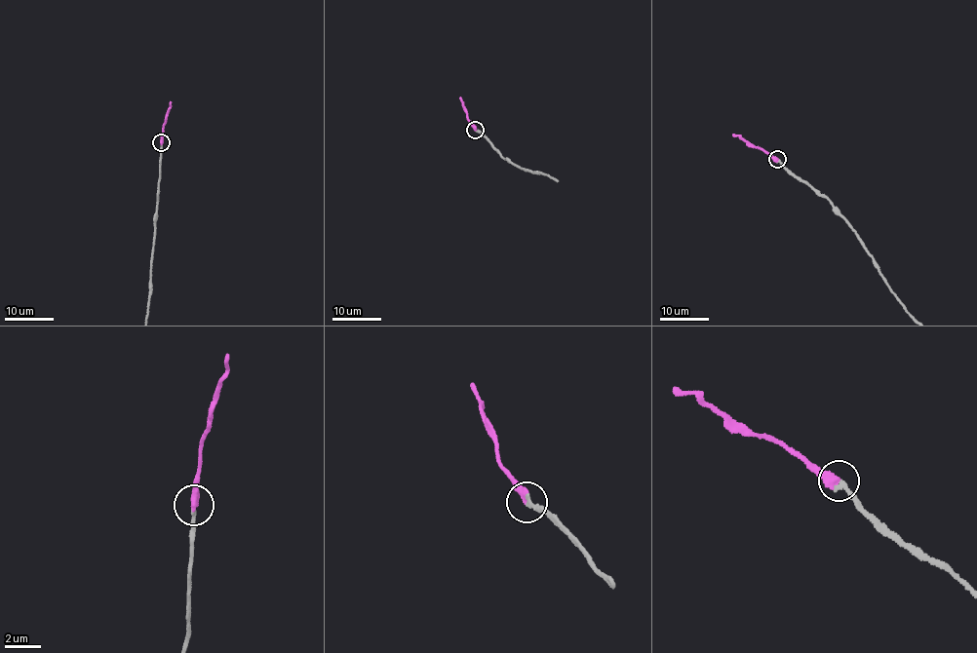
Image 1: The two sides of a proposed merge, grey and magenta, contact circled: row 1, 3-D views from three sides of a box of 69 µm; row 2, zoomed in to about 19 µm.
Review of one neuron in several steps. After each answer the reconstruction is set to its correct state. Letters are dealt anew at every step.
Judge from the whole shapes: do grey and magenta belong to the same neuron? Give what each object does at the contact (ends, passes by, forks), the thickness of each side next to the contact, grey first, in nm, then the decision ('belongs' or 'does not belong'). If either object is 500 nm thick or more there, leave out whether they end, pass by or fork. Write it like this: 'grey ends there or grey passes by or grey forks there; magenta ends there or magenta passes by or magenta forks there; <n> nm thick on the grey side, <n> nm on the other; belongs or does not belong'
grey ends there; magenta ends there; 240 nm thick on the grey side, 440 nm on the other; belongs

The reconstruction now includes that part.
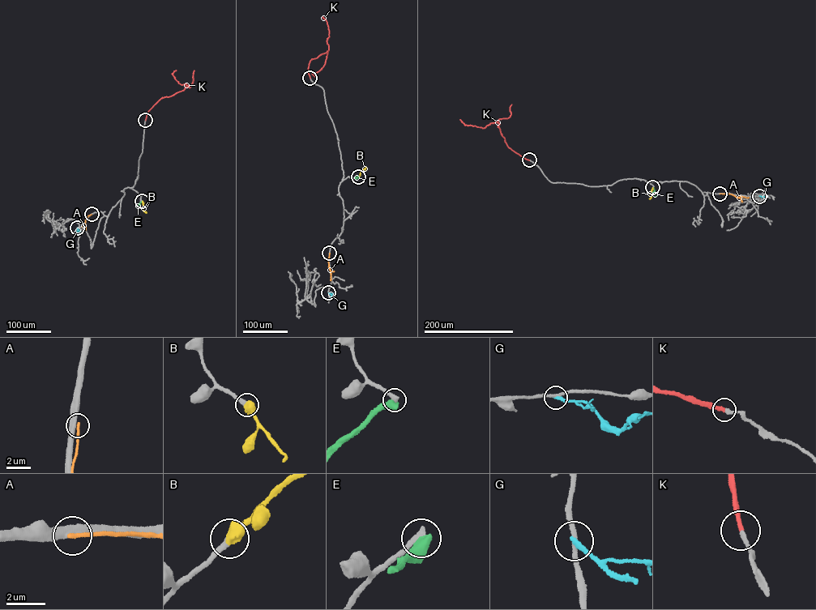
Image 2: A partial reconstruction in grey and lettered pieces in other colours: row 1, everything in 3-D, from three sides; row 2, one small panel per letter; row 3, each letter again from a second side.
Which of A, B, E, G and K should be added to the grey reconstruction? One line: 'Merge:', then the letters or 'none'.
Merge: B, K

